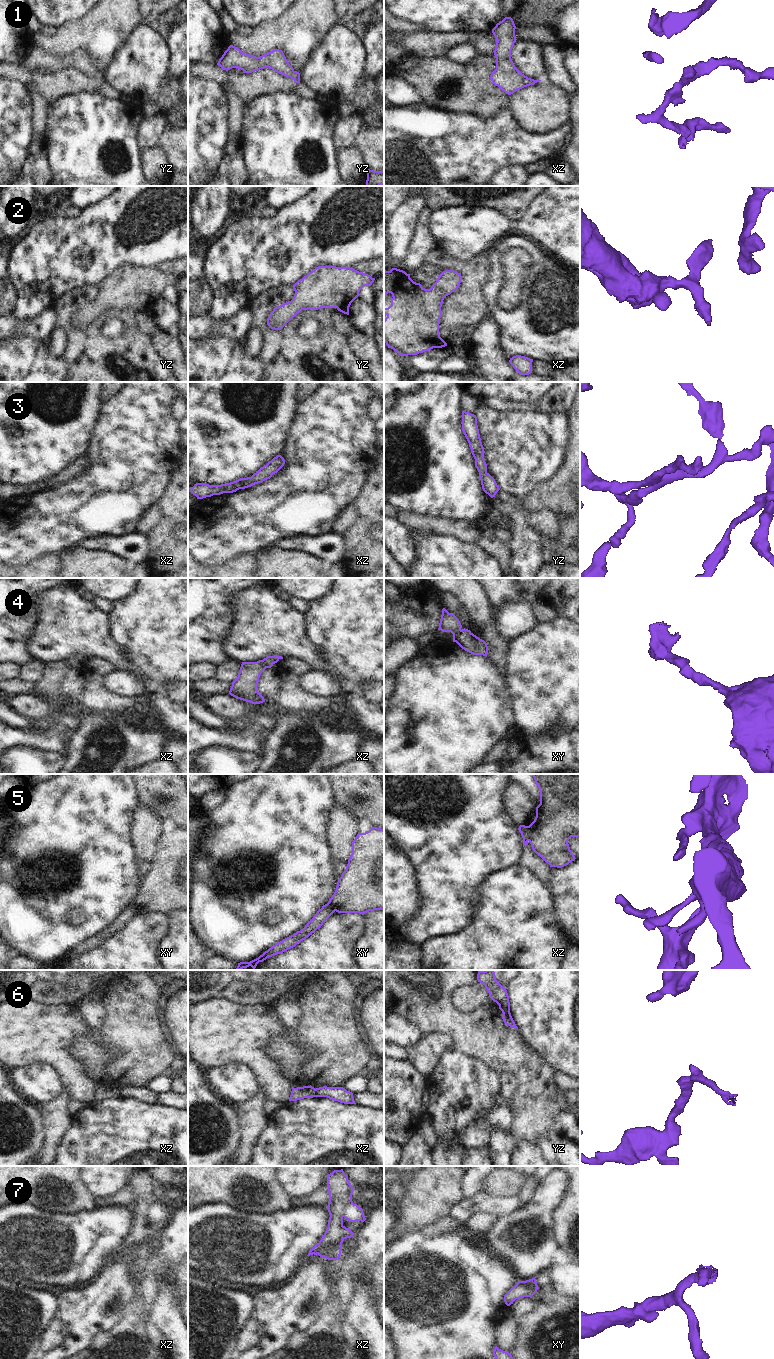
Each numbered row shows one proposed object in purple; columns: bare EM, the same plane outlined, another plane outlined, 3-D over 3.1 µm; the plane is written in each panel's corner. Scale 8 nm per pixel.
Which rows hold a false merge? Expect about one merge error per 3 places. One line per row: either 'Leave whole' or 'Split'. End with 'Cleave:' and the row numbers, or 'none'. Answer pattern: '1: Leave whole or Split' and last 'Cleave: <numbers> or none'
1: Leave whole
2: Leave whole
3: Split
4: Split
5: Split
6: Split
7: Leave whole
Cleave: 3, 4, 5, 6.

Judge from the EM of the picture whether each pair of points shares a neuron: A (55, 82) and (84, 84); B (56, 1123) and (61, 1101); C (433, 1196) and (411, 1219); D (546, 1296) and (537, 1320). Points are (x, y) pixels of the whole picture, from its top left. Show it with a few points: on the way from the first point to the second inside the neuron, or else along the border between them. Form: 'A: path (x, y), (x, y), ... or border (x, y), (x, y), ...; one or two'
A: path (62, 82), (77, 82); one
B: path (56, 1118), (58, 1106); one
C: path (427, 1202), (416, 1213); one
D: path (546, 1302), (546, 1311), (543, 1314); one

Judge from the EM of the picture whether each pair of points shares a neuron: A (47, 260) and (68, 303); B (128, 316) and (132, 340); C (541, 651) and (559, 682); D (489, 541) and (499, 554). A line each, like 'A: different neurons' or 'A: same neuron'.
A: different neurons
B: same neuron
C: same neuron
D: same neuron

